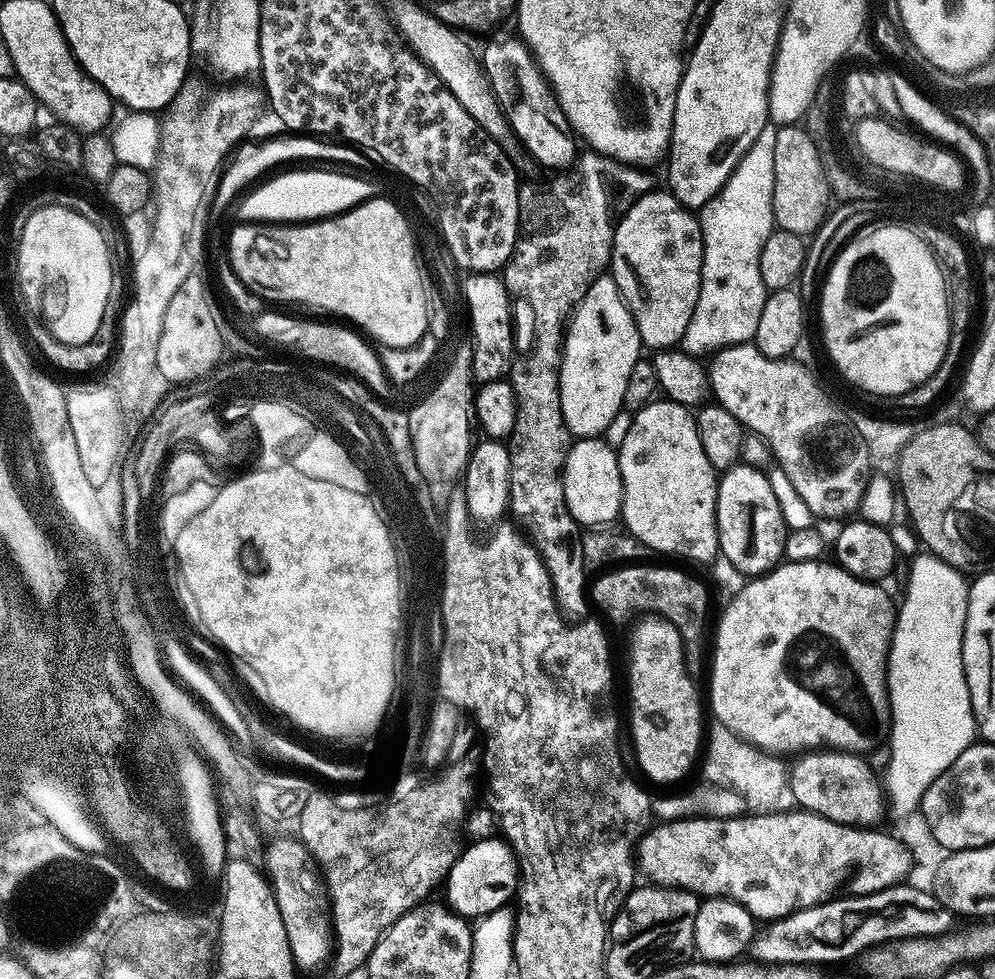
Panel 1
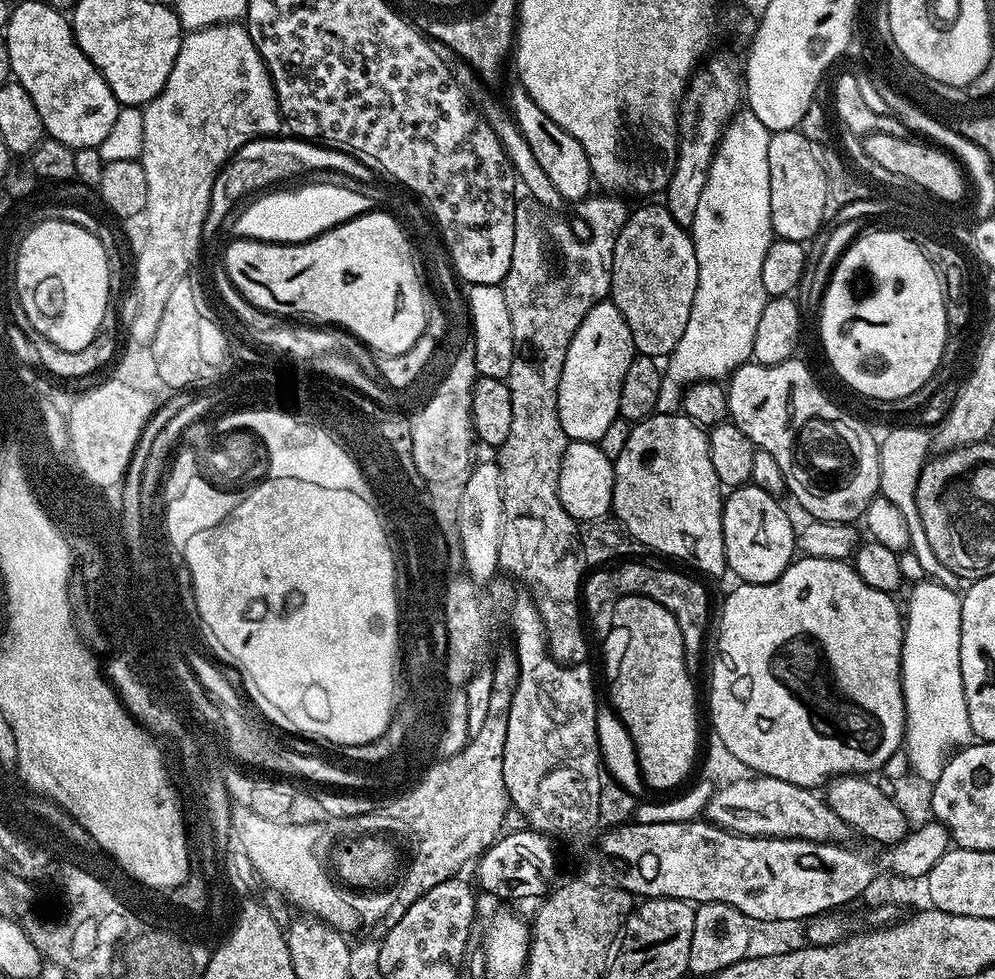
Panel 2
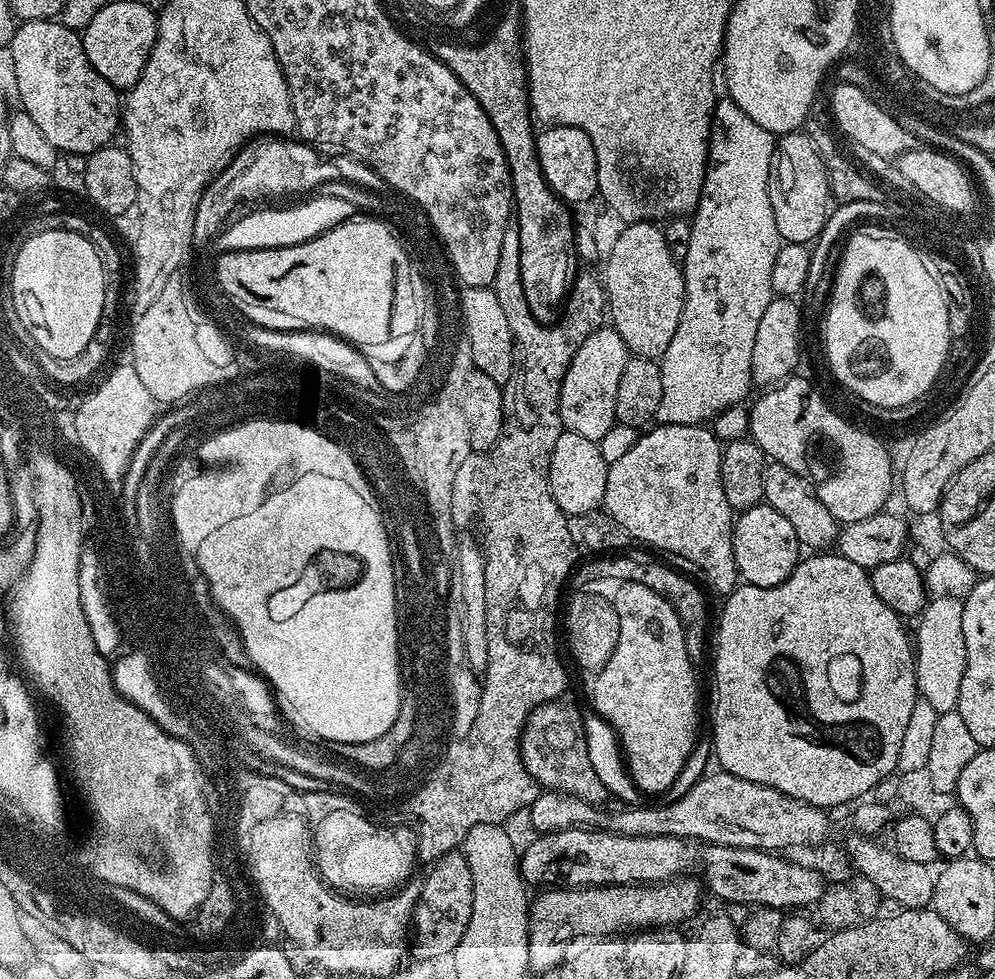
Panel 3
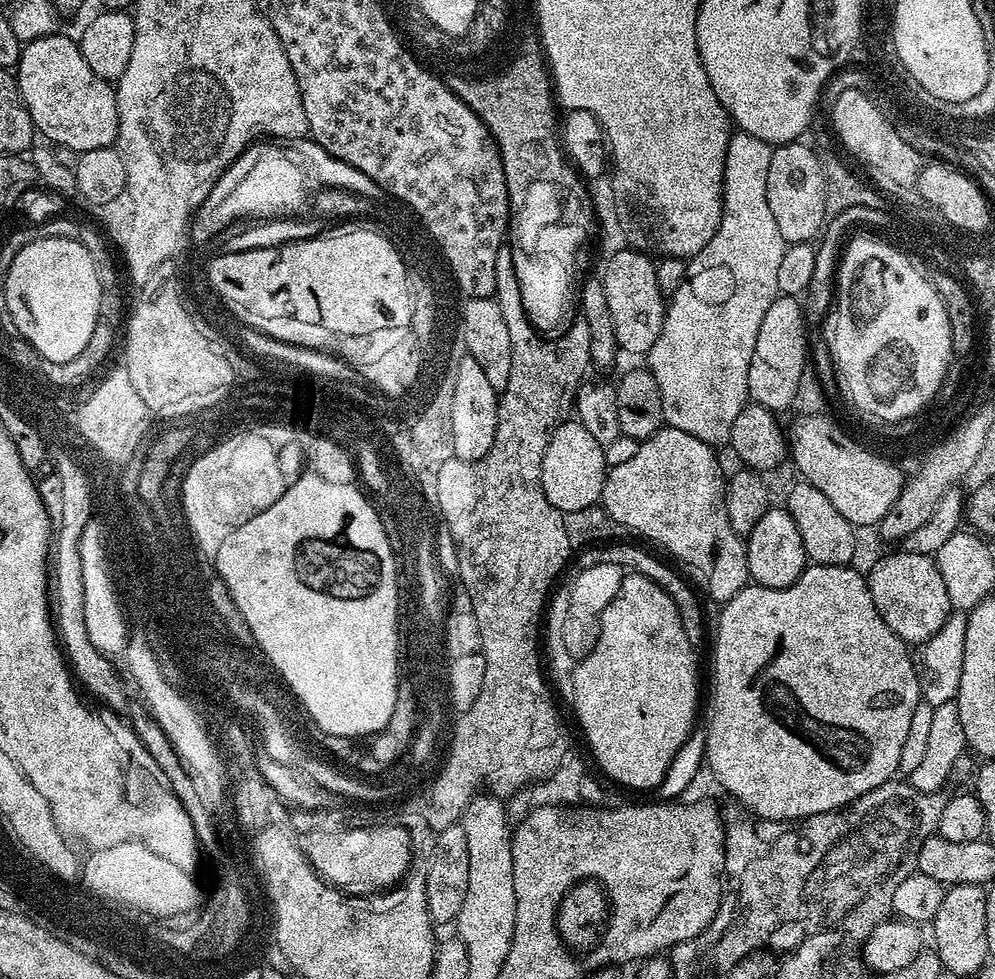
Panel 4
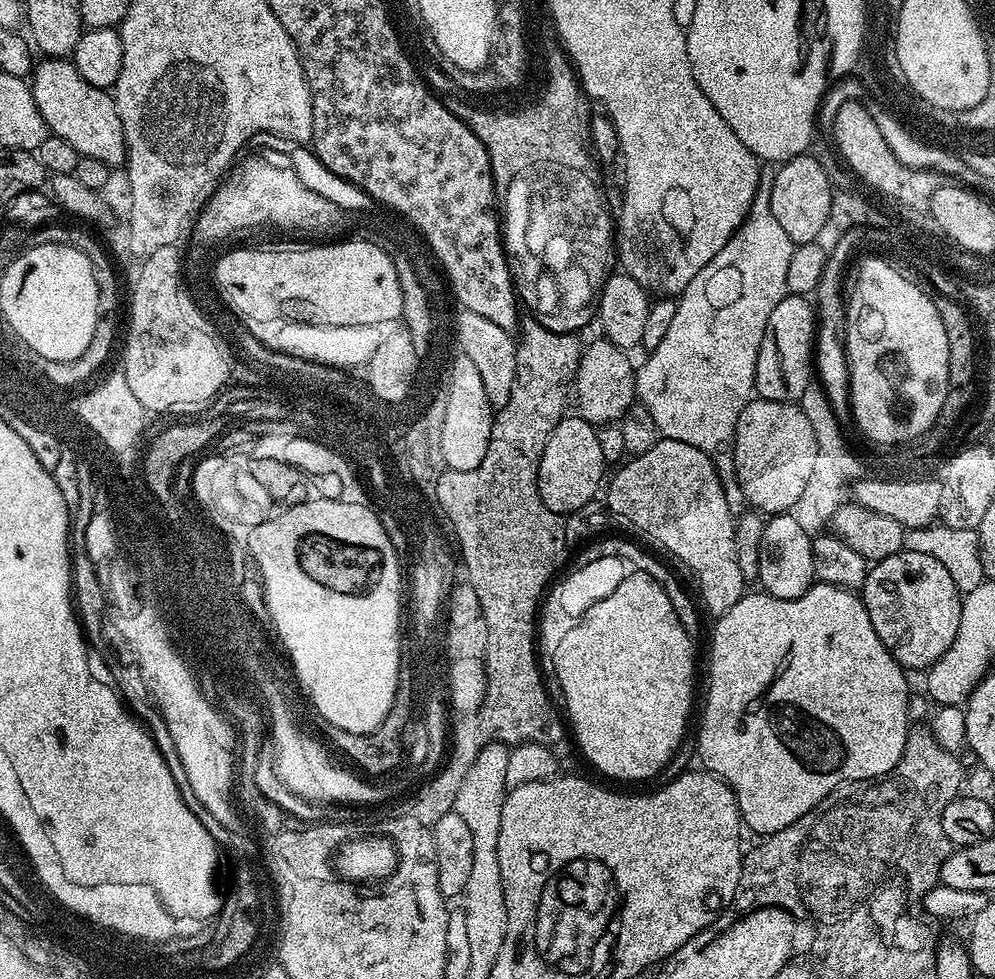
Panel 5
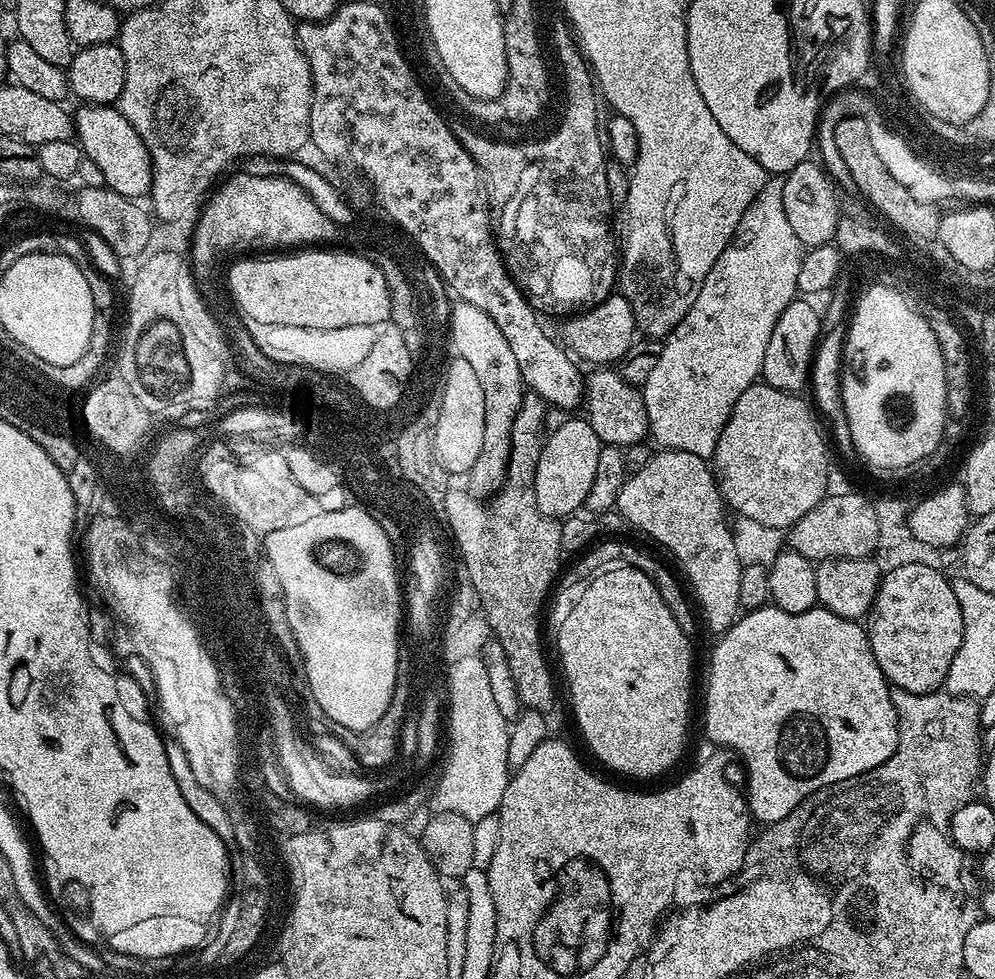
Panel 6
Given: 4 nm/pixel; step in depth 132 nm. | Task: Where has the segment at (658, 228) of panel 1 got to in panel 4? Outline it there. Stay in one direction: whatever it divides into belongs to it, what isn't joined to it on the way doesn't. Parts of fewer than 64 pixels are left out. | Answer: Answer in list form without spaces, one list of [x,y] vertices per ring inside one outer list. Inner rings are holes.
[[[629,247],[607,257],[602,283],[606,303],[610,305],[610,318],[614,322],[616,347],[621,353],[643,357],[658,342],[662,330],[666,298],[658,290],[656,265],[643,252]]]

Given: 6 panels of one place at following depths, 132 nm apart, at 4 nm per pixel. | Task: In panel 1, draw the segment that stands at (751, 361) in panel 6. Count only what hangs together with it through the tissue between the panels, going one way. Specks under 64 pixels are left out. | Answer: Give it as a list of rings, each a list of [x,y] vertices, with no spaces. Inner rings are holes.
[[[775,127],[764,128],[728,181],[720,187],[720,193],[699,209],[698,219],[704,239],[702,282],[698,306],[690,318],[690,326],[686,326],[683,351],[712,354],[731,344],[746,344],[756,339],[758,318],[762,318],[762,306],[769,294],[762,282],[760,255],[766,238],[770,238],[774,231],[775,137]]]

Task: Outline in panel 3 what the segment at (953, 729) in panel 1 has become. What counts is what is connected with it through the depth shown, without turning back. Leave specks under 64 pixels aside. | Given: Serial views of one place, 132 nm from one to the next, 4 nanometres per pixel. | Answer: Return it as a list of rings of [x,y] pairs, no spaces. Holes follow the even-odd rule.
[[[938,596],[925,603],[924,611],[918,617],[916,632],[914,628],[914,651],[916,653],[916,691],[919,699],[933,708],[933,713],[956,710],[958,694],[962,690],[962,678],[966,670],[966,638],[962,634],[963,599]]]

